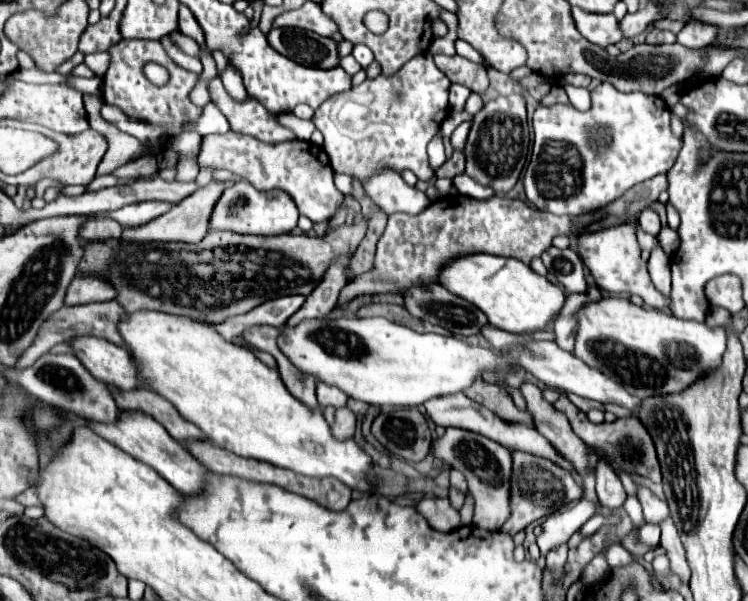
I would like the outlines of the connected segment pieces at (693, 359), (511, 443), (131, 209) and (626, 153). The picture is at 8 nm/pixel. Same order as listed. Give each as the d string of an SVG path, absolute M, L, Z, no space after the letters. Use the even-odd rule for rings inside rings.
M604 297L580 309L574 355L624 385L628 393L646 399L682 393L708 371L718 369L726 339L726 327L708 327L706 323L678 319L668 311L636 307L624 297Z
M454 393L454 395L444 395L444 397L434 397L430 401L424 403L426 407L426 413L428 417L436 423L436 425L442 425L442 427L458 427L458 429L468 429L468 431L474 431L474 433L480 433L484 437L490 437L492 441L498 441L500 445L504 447L514 447L518 451L526 451L526 453L534 453L534 455L540 455L540 457L546 457L550 461L554 461L556 465L564 467L566 471L574 471L572 463L568 463L566 459L562 459L554 447L536 431L536 429L530 429L526 425L514 425L514 423L506 423L502 421L500 417L496 417L494 413L490 413L488 409L484 409L482 405L476 405L472 399L468 399L464 393Z
M146 201L146 203L132 203L132 205L126 205L126 207L122 207L122 209L118 209L118 211L94 215L94 217L112 217L112 219L118 221L122 227L138 227L138 225L144 225L144 223L160 217L160 215L166 213L170 207L172 207L170 203Z
M602 82L592 91L592 109L578 113L572 105L540 105L534 113L534 151L524 175L524 189L528 201L554 215L582 215L602 205L612 203L626 193L628 187L642 183L658 173L668 173L680 151L682 139L676 139L670 131L670 111L666 103L656 95L646 93L622 93L612 83ZM592 127L608 129L608 135L600 141L592 135Z

